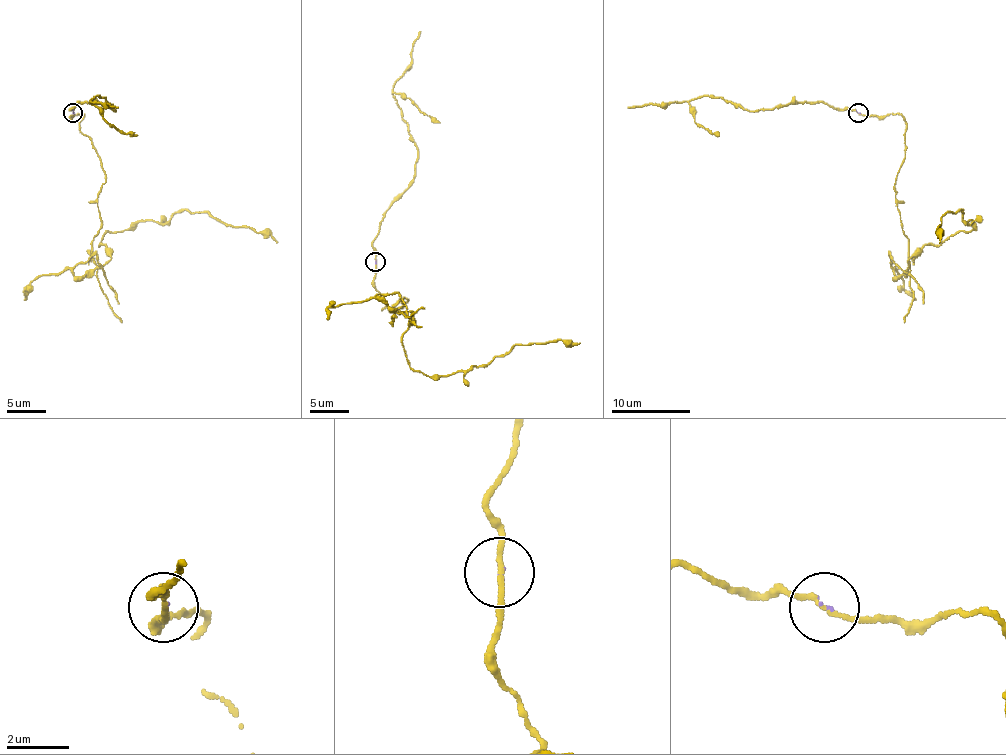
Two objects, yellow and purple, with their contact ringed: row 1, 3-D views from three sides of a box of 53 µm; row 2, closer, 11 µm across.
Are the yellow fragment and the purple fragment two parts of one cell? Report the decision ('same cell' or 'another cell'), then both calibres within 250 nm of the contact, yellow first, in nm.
another cell; calibres 150 and 70 nm

